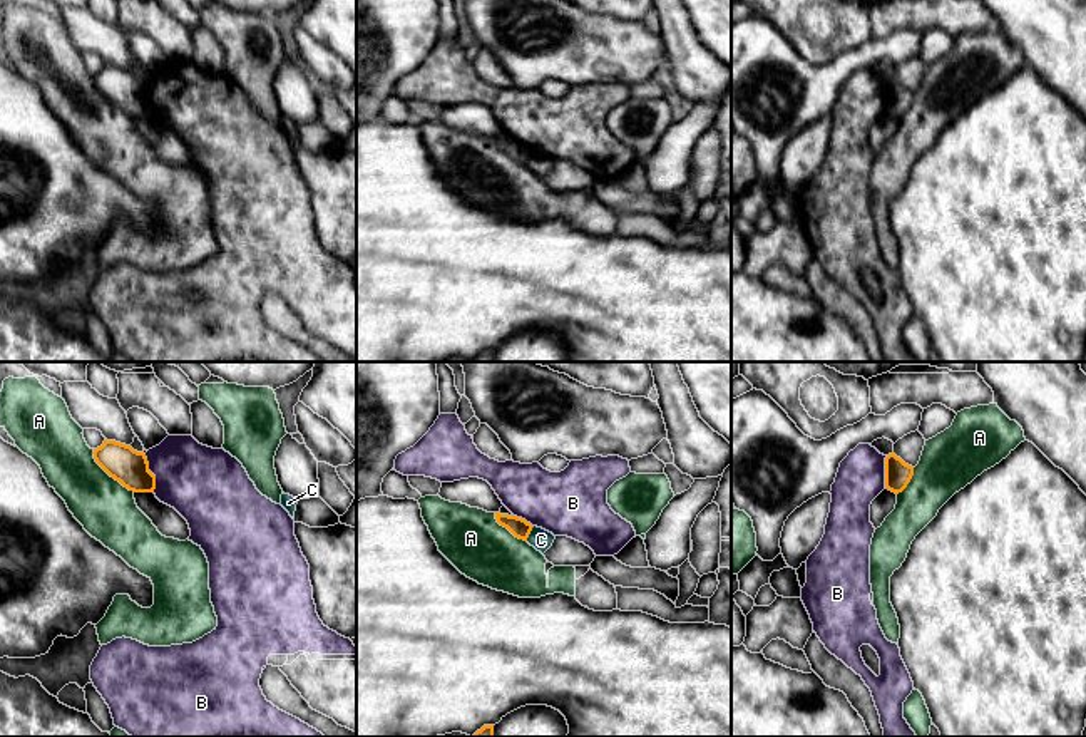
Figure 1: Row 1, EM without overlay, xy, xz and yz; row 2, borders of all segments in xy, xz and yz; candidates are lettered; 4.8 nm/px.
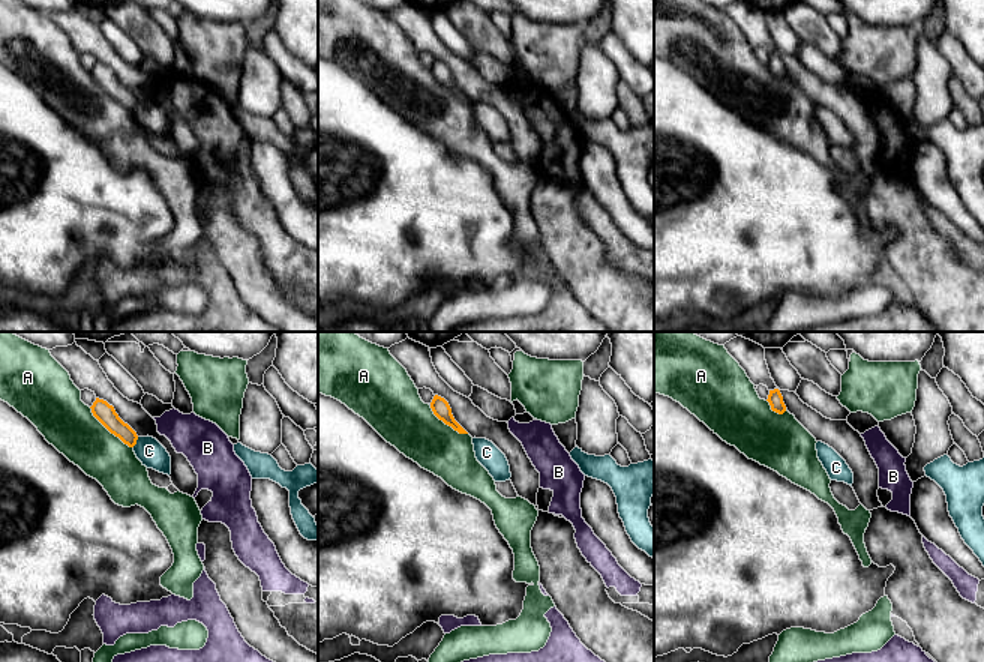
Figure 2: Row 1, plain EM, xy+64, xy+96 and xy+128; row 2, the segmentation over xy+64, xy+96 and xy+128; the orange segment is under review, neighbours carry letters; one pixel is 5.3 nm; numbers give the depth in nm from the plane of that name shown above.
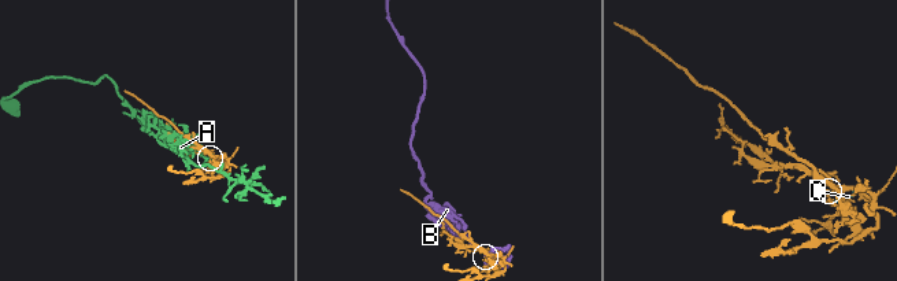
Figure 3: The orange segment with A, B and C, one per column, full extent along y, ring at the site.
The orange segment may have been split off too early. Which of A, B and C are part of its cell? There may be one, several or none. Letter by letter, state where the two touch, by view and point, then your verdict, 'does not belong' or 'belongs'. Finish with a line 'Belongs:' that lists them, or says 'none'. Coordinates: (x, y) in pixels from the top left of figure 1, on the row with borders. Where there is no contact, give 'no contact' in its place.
A: meets orange in xy at (109, 474); does not belong
B: meets orange in xy at (151, 473); does not belong
C: meets orange in xz at (529, 533); does not belong
Belongs: none

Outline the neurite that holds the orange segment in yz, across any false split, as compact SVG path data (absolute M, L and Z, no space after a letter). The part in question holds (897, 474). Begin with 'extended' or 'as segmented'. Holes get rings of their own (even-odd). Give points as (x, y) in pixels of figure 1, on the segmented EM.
as segmented; M894 452L885 457L885 487L895 494L902 492L914 476L914 467Z

